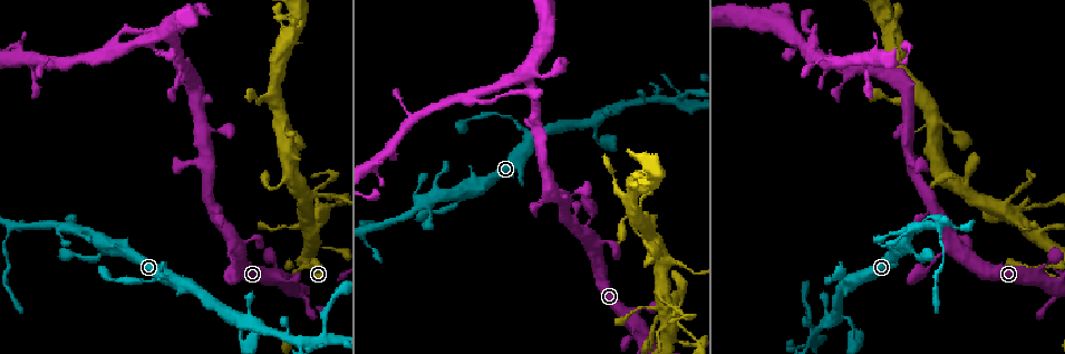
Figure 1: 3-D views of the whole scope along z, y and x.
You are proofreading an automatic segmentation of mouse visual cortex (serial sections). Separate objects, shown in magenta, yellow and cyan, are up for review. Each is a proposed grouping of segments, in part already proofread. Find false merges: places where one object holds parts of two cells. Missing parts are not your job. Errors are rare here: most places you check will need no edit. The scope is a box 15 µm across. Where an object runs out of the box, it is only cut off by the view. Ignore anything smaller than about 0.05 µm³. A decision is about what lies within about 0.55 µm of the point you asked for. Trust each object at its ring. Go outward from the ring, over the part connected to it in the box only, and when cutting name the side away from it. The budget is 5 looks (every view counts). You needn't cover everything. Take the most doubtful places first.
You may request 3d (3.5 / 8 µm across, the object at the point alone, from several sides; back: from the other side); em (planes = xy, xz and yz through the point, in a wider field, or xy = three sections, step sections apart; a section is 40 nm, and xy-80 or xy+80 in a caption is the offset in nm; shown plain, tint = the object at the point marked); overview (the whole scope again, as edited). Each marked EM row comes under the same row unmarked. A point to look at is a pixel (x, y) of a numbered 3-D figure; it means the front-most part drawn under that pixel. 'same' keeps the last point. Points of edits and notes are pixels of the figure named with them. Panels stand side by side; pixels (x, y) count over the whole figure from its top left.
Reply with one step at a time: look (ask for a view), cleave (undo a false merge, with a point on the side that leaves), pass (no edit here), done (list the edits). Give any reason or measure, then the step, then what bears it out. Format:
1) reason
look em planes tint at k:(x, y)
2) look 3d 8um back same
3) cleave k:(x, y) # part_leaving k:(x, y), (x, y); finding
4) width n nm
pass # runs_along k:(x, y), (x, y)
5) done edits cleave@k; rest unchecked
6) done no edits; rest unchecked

look 3d 3.5um at 1:(235, 316)

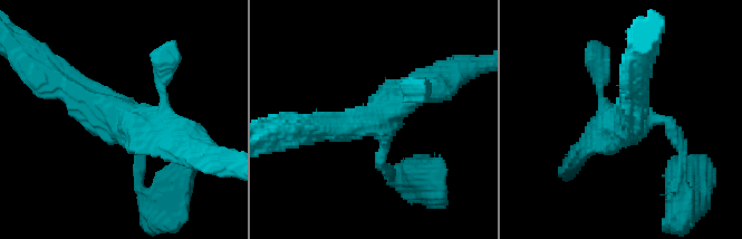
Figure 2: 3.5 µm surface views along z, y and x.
arms 4; arm_widths 200, 200, 350, 400 nm
look em xy step 5 tint at 2:(373, 119)

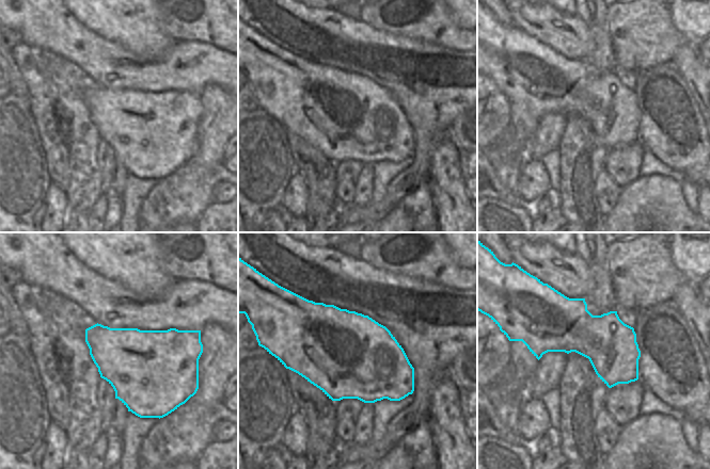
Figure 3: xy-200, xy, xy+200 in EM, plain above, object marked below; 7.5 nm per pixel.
look em xy step 1 tint same

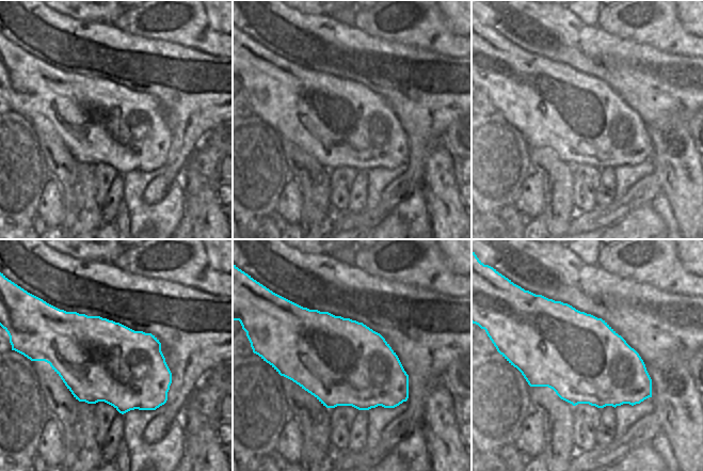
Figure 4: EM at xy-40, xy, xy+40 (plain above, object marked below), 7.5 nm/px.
pass # runs_along 2:(58, 80), (137, 128), (182, 139); all the same cell

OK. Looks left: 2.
sharp bend
look 3d 3.5um at 1:(369, 229)

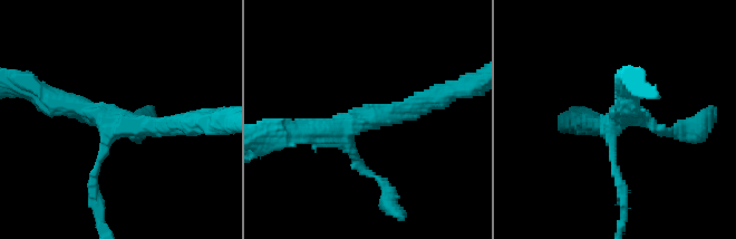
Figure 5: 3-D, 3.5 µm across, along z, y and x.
look em planes tint at 5:(360, 114)

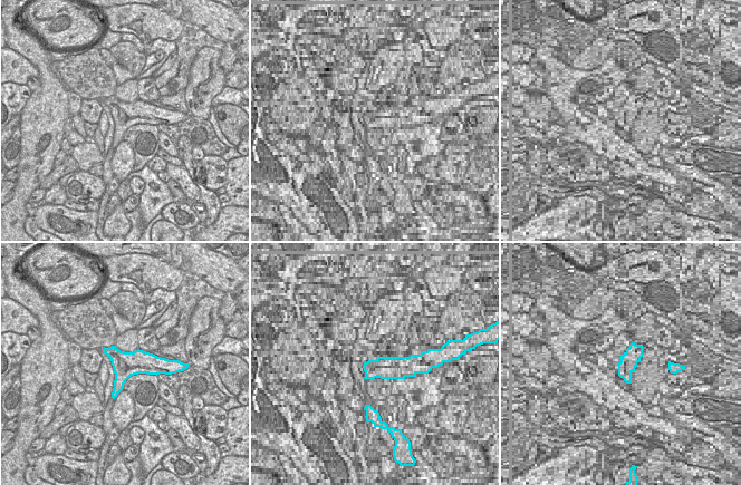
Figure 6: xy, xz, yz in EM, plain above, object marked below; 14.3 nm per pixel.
cleave 5:(622, 192) # a second cell is stuck on

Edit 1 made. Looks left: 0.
done edits cleave@5; rest unchecked

